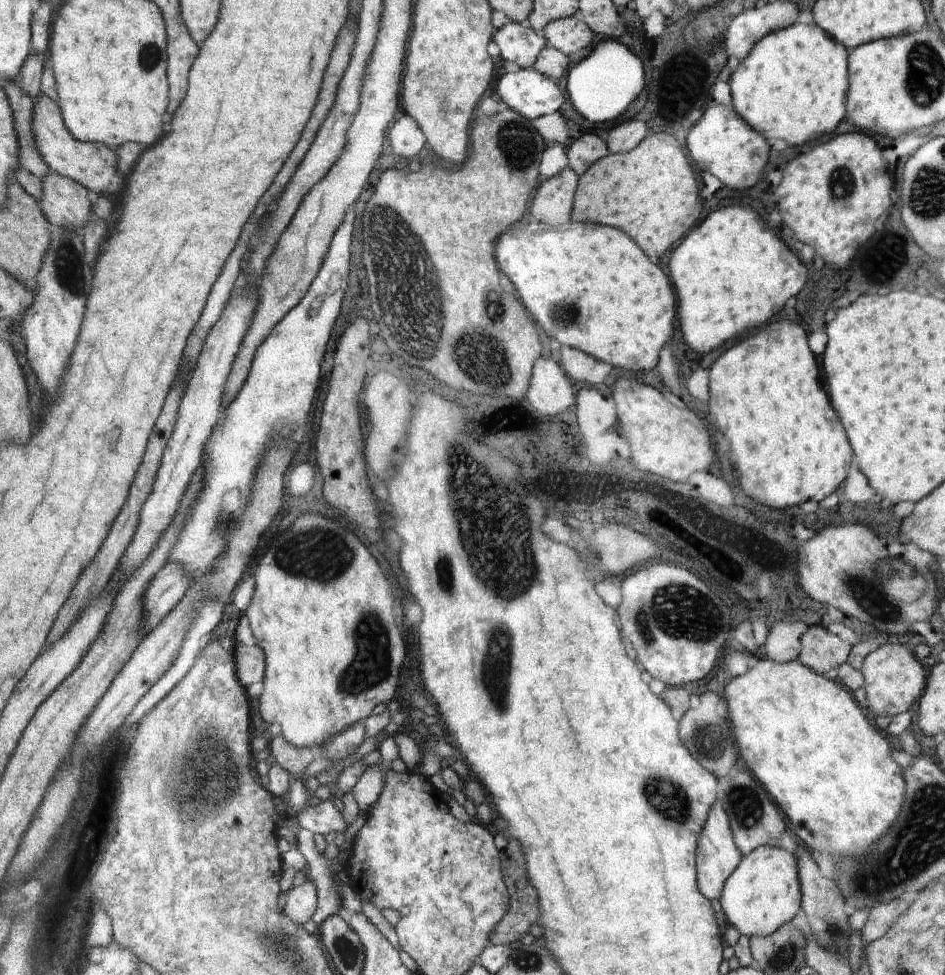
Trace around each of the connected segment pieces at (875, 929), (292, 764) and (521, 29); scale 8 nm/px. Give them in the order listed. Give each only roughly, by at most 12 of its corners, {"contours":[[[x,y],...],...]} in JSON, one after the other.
{"contours":[[[915,894],[870,909],[864,946],[882,938],[910,908]],[[281,734],[269,738],[271,762],[291,776],[314,760],[314,748],[297,747]],[[514,21],[495,31],[499,55],[532,68],[544,36]]]}

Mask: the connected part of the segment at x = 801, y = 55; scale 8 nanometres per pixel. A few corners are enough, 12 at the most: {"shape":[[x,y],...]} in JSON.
{"shape":[[818,25],[758,41],[734,110],[800,146],[846,117],[848,50]]}

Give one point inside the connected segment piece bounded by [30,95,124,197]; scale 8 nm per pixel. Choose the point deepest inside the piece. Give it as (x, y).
(93, 165)

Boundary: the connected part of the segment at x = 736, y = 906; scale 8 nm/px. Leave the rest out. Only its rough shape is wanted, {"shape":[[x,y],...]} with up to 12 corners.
{"shape":[[759,846],[726,879],[719,901],[748,938],[801,909],[795,854]]}

